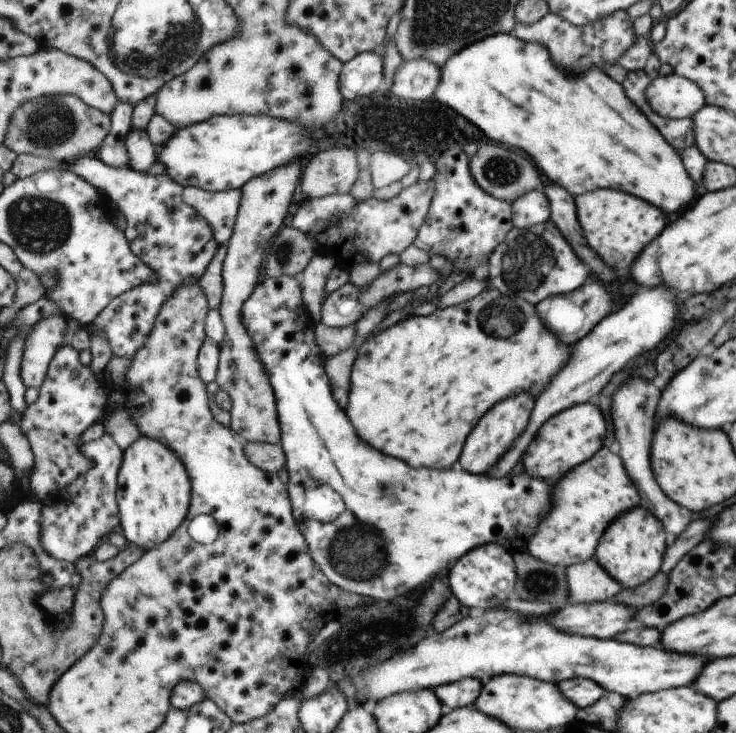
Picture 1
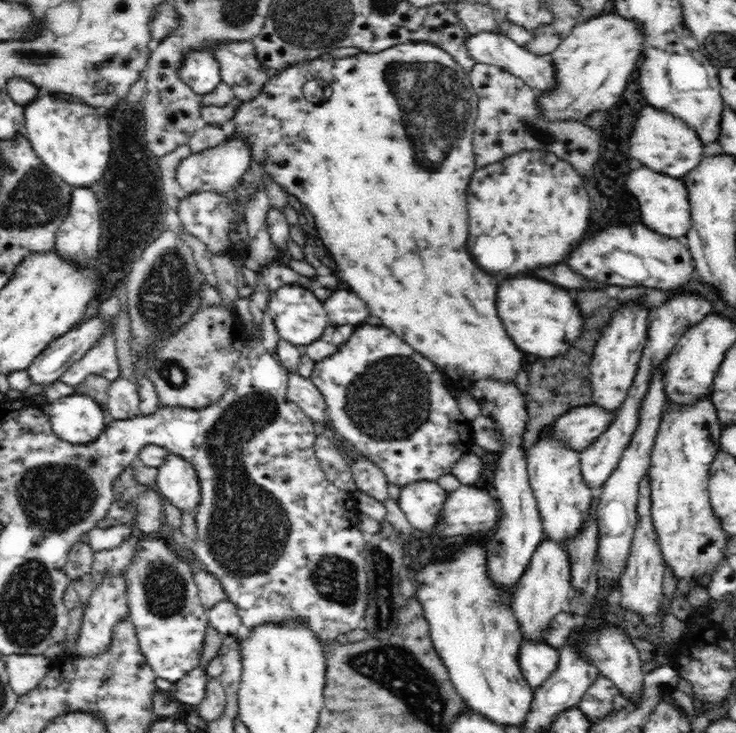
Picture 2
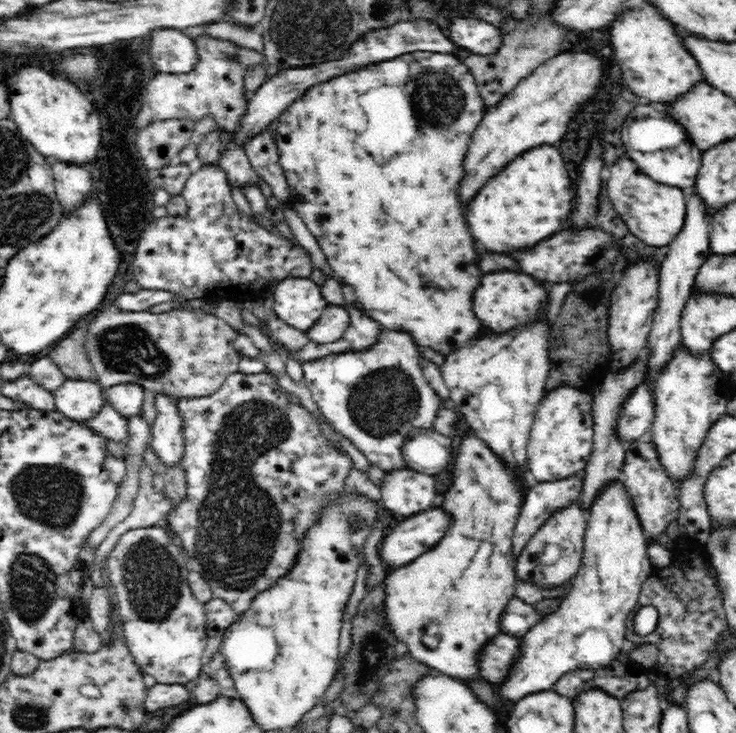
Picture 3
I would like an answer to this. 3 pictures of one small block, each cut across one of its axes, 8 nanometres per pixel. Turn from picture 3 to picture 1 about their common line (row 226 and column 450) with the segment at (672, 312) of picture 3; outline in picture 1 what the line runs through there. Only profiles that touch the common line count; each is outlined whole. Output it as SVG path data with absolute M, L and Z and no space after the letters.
M462 678L444 685L436 686L433 691L445 710L471 706L481 690L482 682L476 678Z

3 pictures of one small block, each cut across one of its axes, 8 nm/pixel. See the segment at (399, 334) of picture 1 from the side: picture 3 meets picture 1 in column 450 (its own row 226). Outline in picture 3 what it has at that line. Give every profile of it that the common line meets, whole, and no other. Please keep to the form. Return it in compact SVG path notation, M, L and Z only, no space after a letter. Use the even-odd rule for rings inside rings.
M413 52L406 54L406 56L400 56L396 60L390 60L390 62L380 62L380 64L370 63L370 66L359 68L358 72L335 75L334 78L326 82L310 87L299 97L297 102L292 103L283 112L282 116L278 118L278 123L276 123L274 130L275 143L279 152L279 163L284 171L286 183L290 187L290 199L287 204L302 217L308 230L315 236L318 244L322 246L322 252L326 254L332 270L346 284L350 284L356 290L356 294L360 298L358 300L360 306L379 325L382 324L382 327L388 328L388 330L408 332L414 338L416 344L434 348L434 350L438 350L442 354L448 354L448 352L464 346L470 338L478 338L480 332L482 332L482 324L480 324L480 320L472 312L472 294L474 294L474 290L480 284L482 272L478 270L478 254L476 254L476 248L474 248L474 240L472 240L468 228L464 226L466 224L466 220L462 216L464 210L462 210L462 204L458 200L456 188L458 188L458 182L462 180L462 176L465 176L464 160L466 150L469 149L473 132L478 128L478 124L480 124L482 117L485 116L485 110L487 108L477 89L474 75L457 56L444 56L440 53L429 52ZM406 84L408 84L408 90L414 92L414 96L404 96L404 86ZM408 114L412 114L412 118L440 118L440 128L442 130L440 132L434 132L434 130L430 130L430 126L422 126L424 130L418 132L418 138L412 140L412 142L408 142L408 152L404 152L404 154L398 154L398 152L392 154L388 160L384 160L384 166L380 162L376 162L376 158L366 150L364 142L360 142L360 144L356 142L356 138L360 138L360 132L364 128L372 126L370 118L380 118L382 120L380 126L384 126L384 124L402 124L402 126L408 126L412 122L412 120L408 120Z

